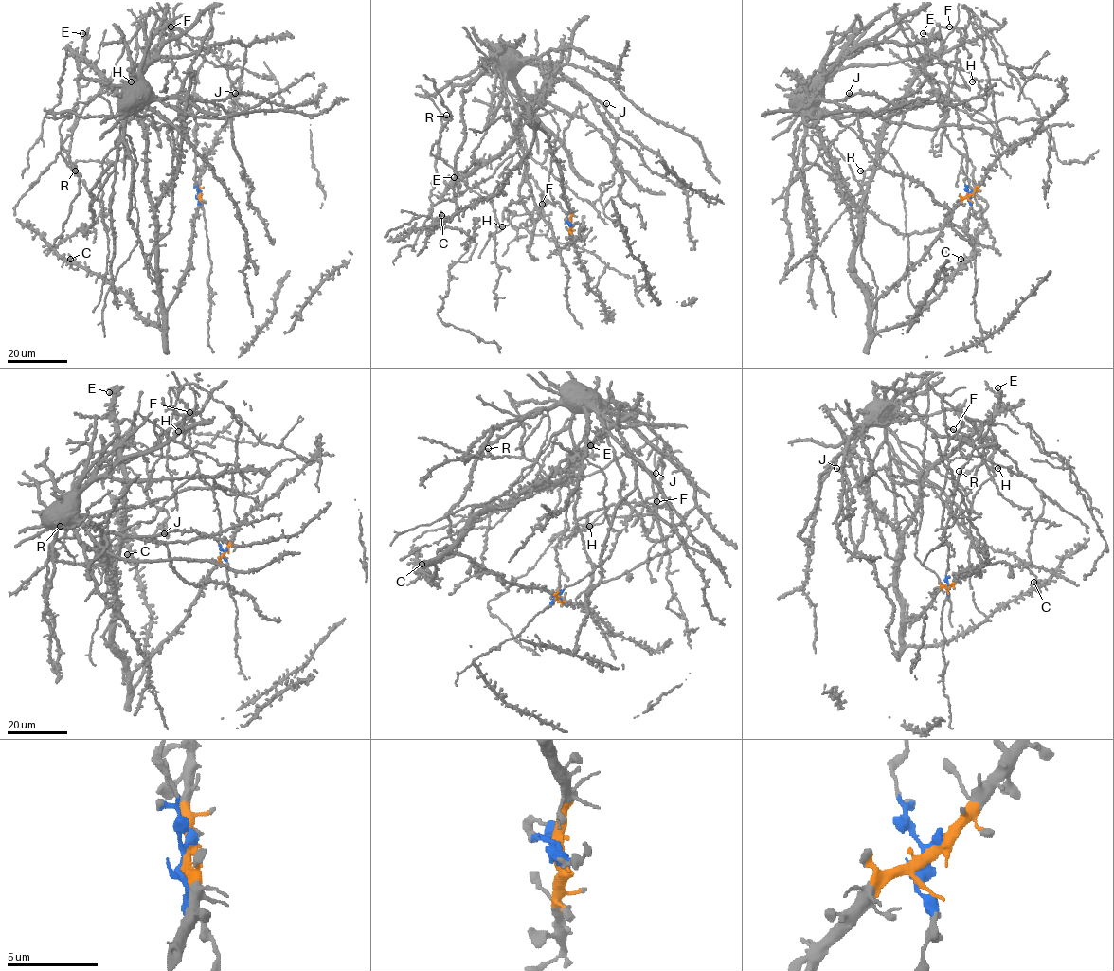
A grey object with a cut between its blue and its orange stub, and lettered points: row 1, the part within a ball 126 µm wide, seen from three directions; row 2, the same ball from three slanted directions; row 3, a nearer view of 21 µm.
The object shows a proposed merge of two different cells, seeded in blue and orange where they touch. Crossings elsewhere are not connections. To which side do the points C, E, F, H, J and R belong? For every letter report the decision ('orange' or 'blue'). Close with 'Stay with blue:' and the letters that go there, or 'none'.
C: orange
E: orange
F: blue
H: blue
J: blue
R: blue
Stay with blue: F, H, J, R

